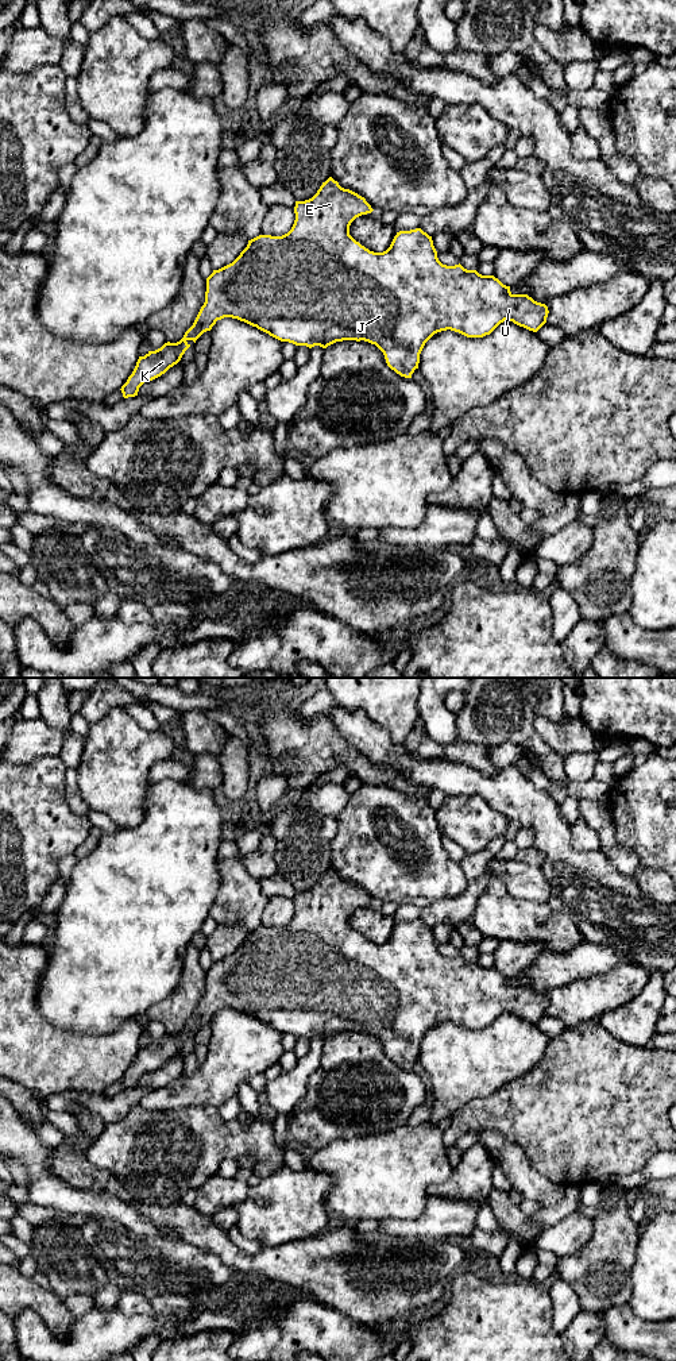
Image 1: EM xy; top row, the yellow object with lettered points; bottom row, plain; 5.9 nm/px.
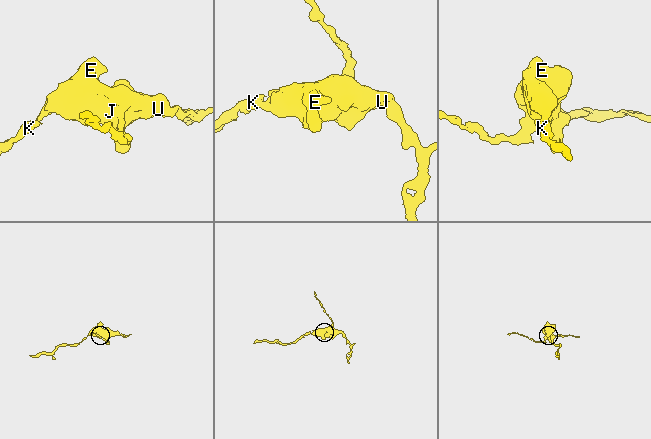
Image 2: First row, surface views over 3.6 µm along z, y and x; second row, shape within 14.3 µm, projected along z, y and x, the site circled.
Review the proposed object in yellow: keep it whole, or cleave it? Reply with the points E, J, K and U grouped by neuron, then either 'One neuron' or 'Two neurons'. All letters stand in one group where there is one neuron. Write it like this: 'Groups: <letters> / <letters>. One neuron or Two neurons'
Groups: E J K U. One neuron

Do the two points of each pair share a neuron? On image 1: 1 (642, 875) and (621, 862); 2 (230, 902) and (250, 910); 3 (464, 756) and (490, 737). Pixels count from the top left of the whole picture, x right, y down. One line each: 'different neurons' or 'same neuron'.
1: different neurons
2: same neuron
3: different neurons

